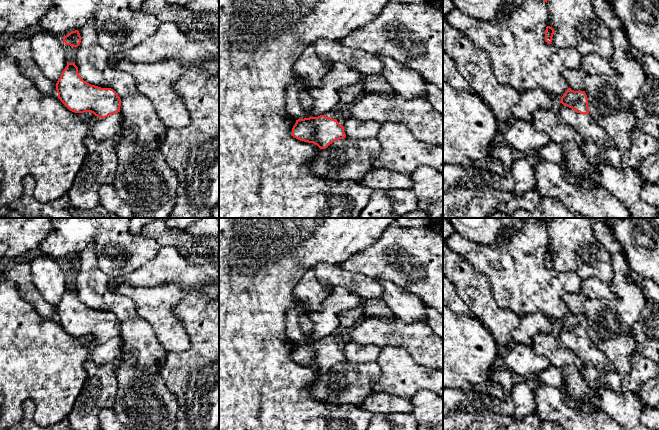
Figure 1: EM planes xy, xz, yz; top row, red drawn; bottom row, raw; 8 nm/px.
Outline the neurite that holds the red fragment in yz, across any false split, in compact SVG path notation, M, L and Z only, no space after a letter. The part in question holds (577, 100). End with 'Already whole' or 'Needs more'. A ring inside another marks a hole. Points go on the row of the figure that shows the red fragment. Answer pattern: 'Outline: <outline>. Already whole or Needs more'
Outline: M568 88L557 105L561 122L570 125L585 142L605 145L610 142L606 131L598 125L589 113L585 91Z. Needs more

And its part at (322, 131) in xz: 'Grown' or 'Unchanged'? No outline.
Grown

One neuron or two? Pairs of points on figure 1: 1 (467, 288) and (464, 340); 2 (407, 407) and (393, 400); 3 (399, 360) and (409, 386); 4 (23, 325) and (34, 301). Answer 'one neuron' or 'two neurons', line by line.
1: two neurons
2: one neuron
3: one neuron
4: two neurons

